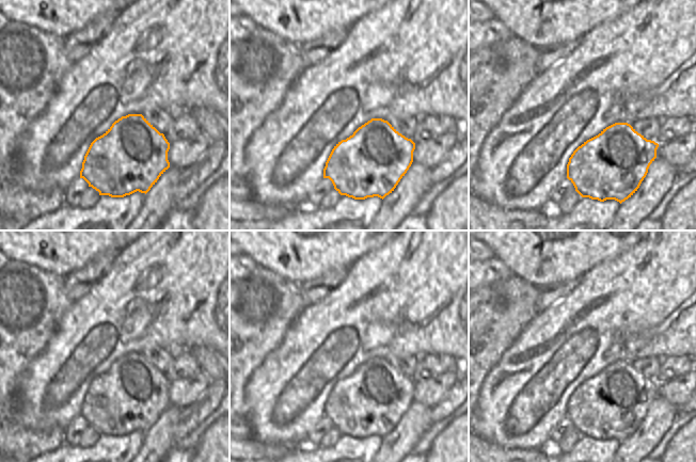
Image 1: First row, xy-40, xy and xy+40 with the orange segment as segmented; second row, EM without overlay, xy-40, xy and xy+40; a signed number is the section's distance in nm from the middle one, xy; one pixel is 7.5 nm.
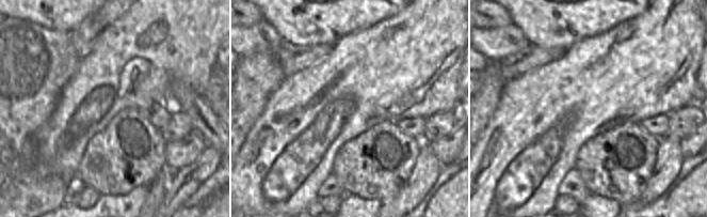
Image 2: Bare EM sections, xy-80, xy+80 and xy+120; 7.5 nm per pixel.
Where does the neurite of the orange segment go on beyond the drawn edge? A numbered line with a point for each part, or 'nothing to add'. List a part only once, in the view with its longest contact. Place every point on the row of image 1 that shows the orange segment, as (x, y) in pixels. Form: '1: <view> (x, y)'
nothing to add.

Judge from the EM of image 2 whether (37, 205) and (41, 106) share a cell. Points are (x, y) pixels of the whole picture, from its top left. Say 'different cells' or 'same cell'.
same cell

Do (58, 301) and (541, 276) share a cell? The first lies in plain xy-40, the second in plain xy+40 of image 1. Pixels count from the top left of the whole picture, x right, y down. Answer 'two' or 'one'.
two

